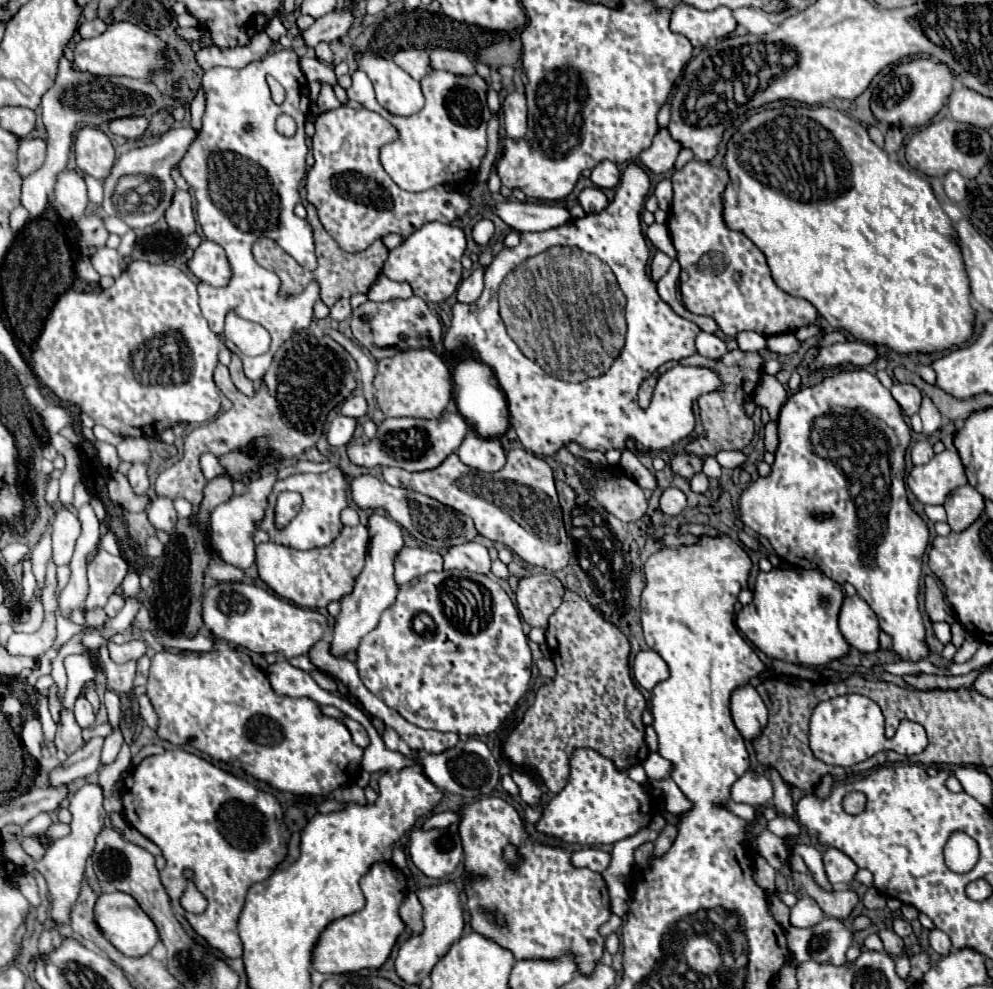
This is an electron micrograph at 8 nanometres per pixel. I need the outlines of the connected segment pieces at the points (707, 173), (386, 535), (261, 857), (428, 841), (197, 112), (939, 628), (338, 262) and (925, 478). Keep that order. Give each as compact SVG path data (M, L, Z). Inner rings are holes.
M691 160L683 170L673 172L673 204L667 218L677 262L681 266L679 290L687 310L711 316L727 336L753 330L761 336L795 332L801 326L817 322L817 308L783 292L771 278L763 252L737 230L727 228L723 220L723 192L729 174L723 166L711 166Z
M371 514L369 516L369 534L371 534L371 542L369 542L367 564L365 564L363 572L357 576L353 592L341 600L341 614L335 618L335 630L331 636L331 652L337 656L345 656L347 652L355 650L359 646L361 638L379 624L383 610L393 606L395 598L397 598L399 588L393 580L393 562L405 546L401 526L389 518Z
M175 748L159 756L149 756L137 768L133 768L127 778L123 778L121 798L127 824L139 830L153 844L157 844L167 860L167 866L161 870L161 882L165 884L165 888L169 888L169 896L173 896L173 910L177 914L183 914L195 928L195 932L201 934L211 946L219 948L227 958L239 958L243 954L243 944L237 932L237 920L243 910L247 890L251 884L269 878L275 866L287 854L289 830L283 824L283 810L275 796L257 790L249 782L213 766L211 762L191 752ZM185 868L191 868L195 872L193 884L209 902L207 910L201 914L191 914L183 910L179 902L185 890Z
M413 828L409 834L409 860L427 878L449 876L463 860L457 828Z
M199 86L197 96L193 98L189 110L191 110L191 126L199 132L199 130L201 130L201 128L199 128L199 126L201 126L201 116L203 116L203 112L205 112L205 92L203 92L203 86Z
M947 622L933 624L933 632L939 638L939 642L943 642L943 644L949 644L951 642L951 626Z
M307 204L307 220L313 226L313 234L315 234L315 250L317 250L317 270L313 272L313 278L319 282L321 286L321 300L325 302L325 306L333 306L339 298L351 298L353 294L367 294L369 288L373 286L373 282L379 278L381 268L389 256L389 250L385 248L383 240L375 240L365 252L359 254L347 254L343 252L337 242L327 234L327 230L321 226L319 218L317 218L317 208L313 204Z
M945 450L935 454L923 466L915 466L907 478L907 486L923 504L943 504L947 494L967 482L957 452Z

